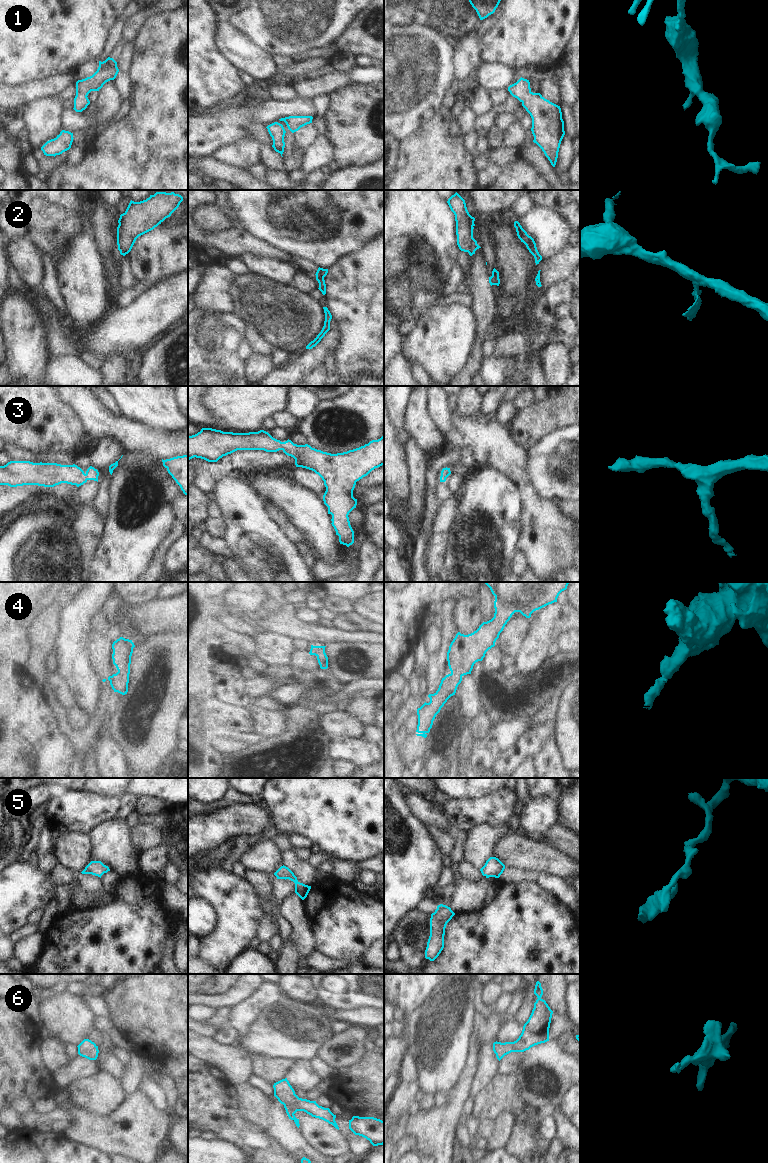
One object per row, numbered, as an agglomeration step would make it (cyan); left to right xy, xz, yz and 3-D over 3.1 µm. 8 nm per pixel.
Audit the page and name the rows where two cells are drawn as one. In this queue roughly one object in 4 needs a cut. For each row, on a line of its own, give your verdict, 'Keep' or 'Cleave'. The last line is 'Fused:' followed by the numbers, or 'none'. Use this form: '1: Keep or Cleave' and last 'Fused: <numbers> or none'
1: Keep
2: Cleave
3: Keep
4: Keep
5: Keep
6: Keep
Fused: 2.

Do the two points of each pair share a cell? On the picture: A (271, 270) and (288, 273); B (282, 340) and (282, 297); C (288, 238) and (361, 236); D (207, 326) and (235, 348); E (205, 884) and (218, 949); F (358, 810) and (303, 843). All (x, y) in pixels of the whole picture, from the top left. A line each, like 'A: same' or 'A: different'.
A: same
B: same
C: same
D: same
E: same
F: different

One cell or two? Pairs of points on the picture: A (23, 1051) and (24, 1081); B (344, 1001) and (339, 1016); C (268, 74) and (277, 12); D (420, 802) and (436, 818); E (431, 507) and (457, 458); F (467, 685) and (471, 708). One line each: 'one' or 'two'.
A: one
B: two
C: two
D: one
E: one
F: one

